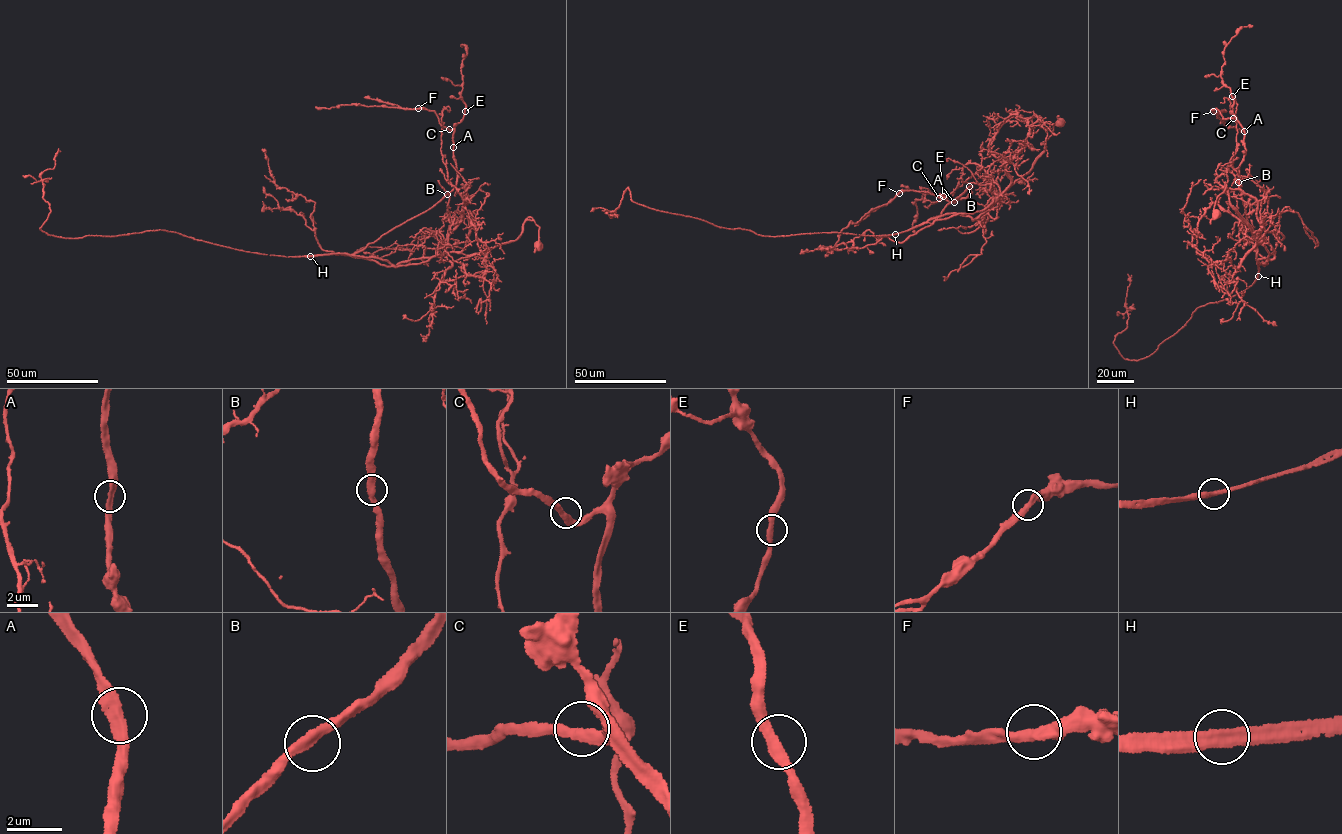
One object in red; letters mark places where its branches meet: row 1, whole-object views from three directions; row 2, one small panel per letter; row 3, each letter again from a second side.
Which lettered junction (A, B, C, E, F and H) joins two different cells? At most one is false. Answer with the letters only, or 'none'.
H

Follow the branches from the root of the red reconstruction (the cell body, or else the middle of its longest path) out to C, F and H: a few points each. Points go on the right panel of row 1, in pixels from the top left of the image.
C: (1216, 214), (1216, 198), (1226, 185), (1230, 203), (1274, 257), (1256, 263), (1238, 183), (1244, 130), (1233, 118)
F: (1216, 214), (1226, 185), (1274, 257), (1256, 263), (1238, 183), (1244, 130), (1213, 111)
H: (1216, 214), (1216, 198), (1226, 185), (1230, 203), (1260, 235), (1268, 252), (1268, 260), (1258, 264), (1257, 276)

